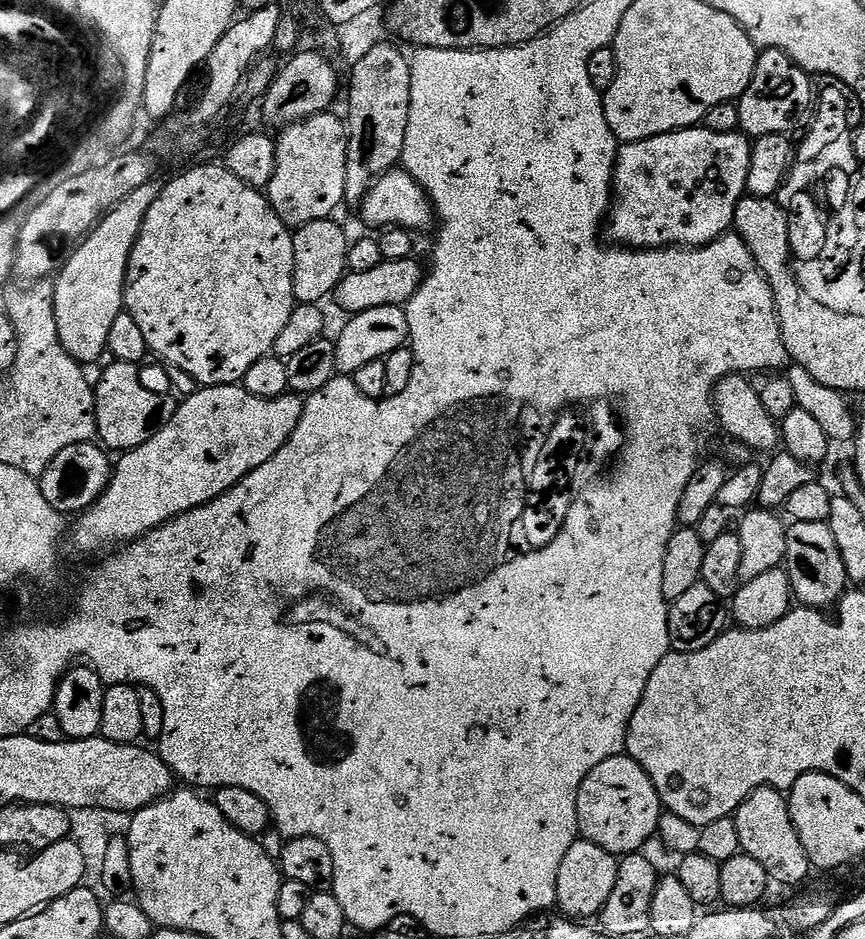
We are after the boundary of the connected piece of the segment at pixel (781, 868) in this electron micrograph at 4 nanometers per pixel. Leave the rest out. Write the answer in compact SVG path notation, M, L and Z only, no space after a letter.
M756 788L734 813L743 855L762 862L769 881L800 884L810 873L808 855L798 838L798 830L790 818L785 793L778 788Z

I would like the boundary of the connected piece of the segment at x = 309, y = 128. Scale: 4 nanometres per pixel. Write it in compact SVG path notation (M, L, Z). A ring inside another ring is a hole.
M335 111L320 112L317 116L308 116L296 124L289 124L275 137L276 173L269 182L266 195L272 209L282 223L295 230L315 220L327 220L336 207L343 205L346 190L346 162L348 161L349 134L343 119L335 116Z

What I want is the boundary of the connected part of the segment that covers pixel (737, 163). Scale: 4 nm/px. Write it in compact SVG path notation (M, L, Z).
M706 126L679 128L676 132L658 134L645 140L630 140L619 145L616 154L616 175L614 177L614 199L606 217L606 232L613 236L617 245L643 250L645 248L701 248L712 244L719 236L729 235L736 223L736 211L740 201L745 199L748 187L747 175L750 173L753 141L747 135L735 132L715 132Z

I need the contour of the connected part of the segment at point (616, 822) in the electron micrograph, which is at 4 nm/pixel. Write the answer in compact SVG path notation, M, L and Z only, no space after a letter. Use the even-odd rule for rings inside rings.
M627 754L606 756L601 764L581 780L578 790L579 835L585 840L602 846L602 850L617 858L636 854L648 839L657 835L662 815L660 795L656 793L654 782Z

